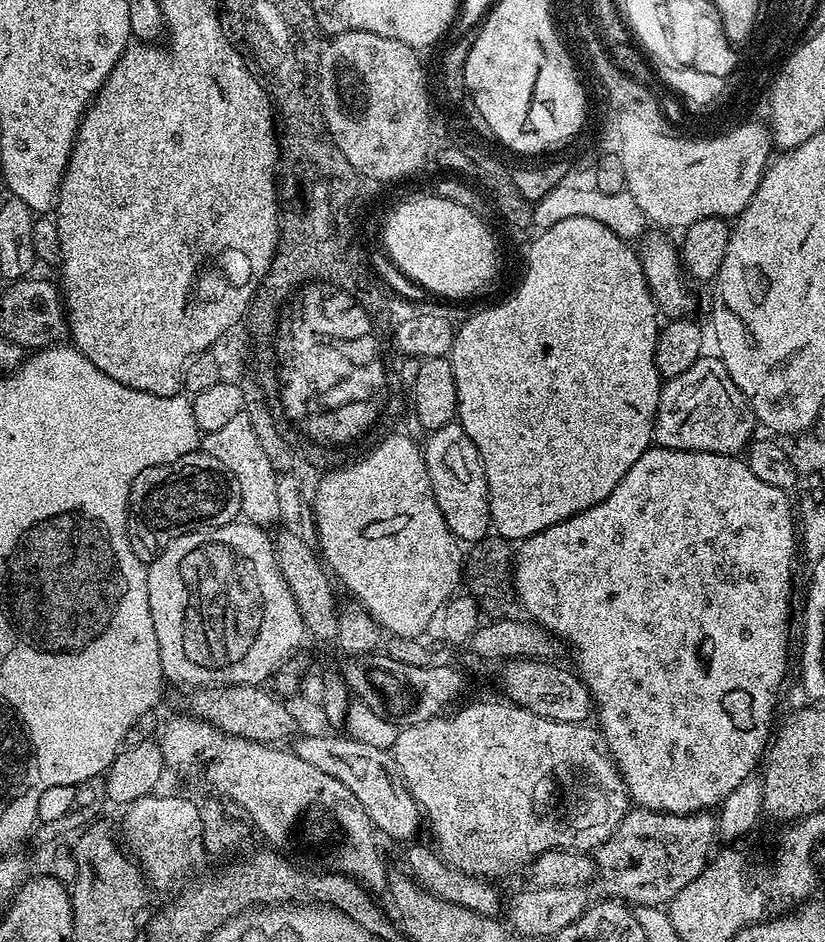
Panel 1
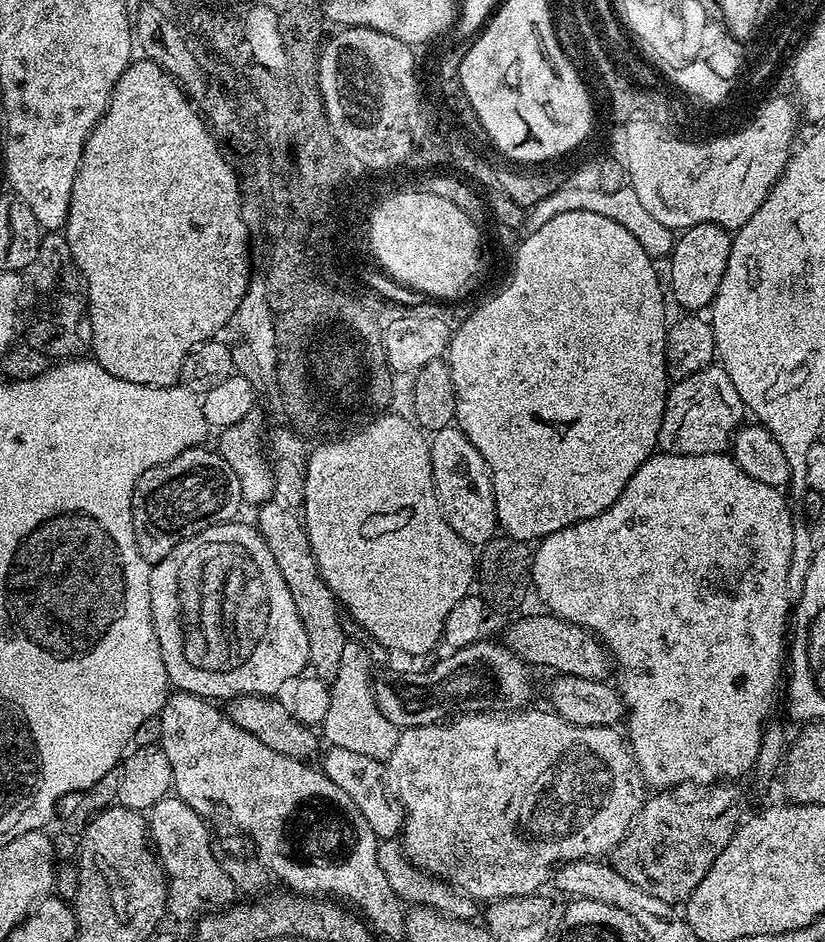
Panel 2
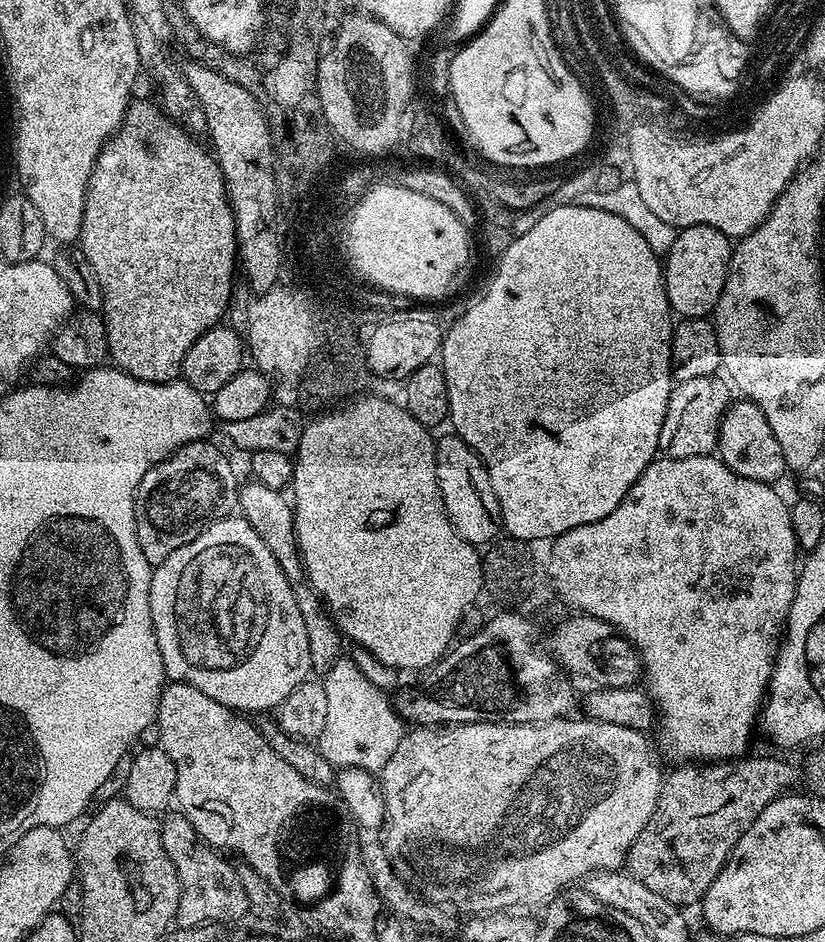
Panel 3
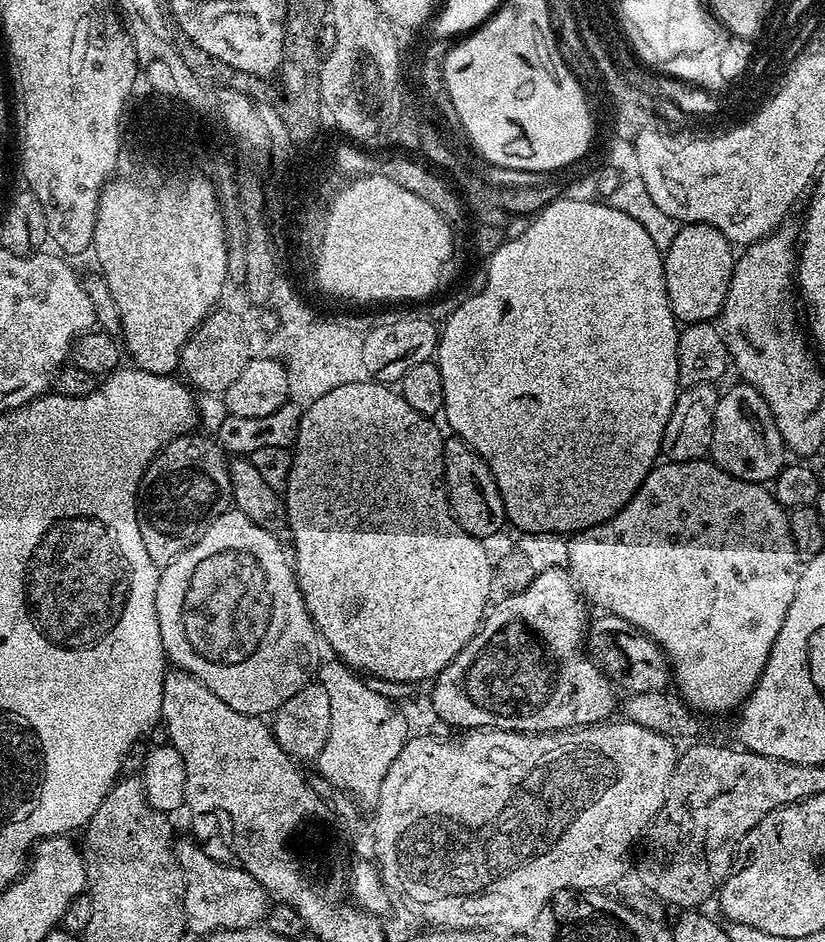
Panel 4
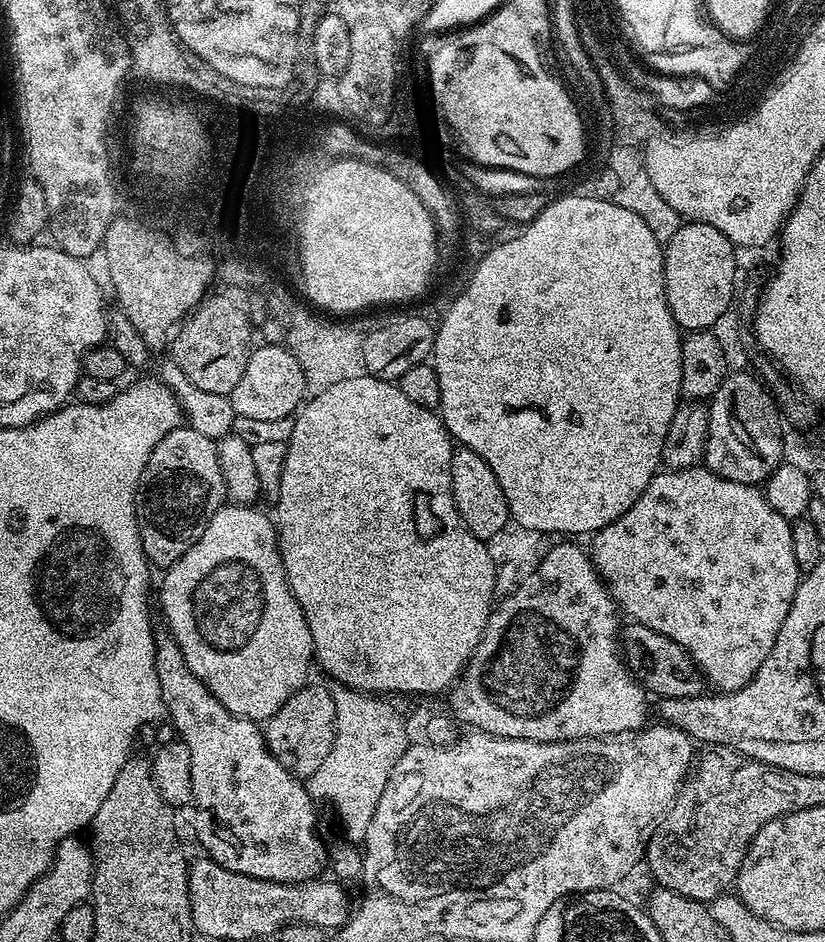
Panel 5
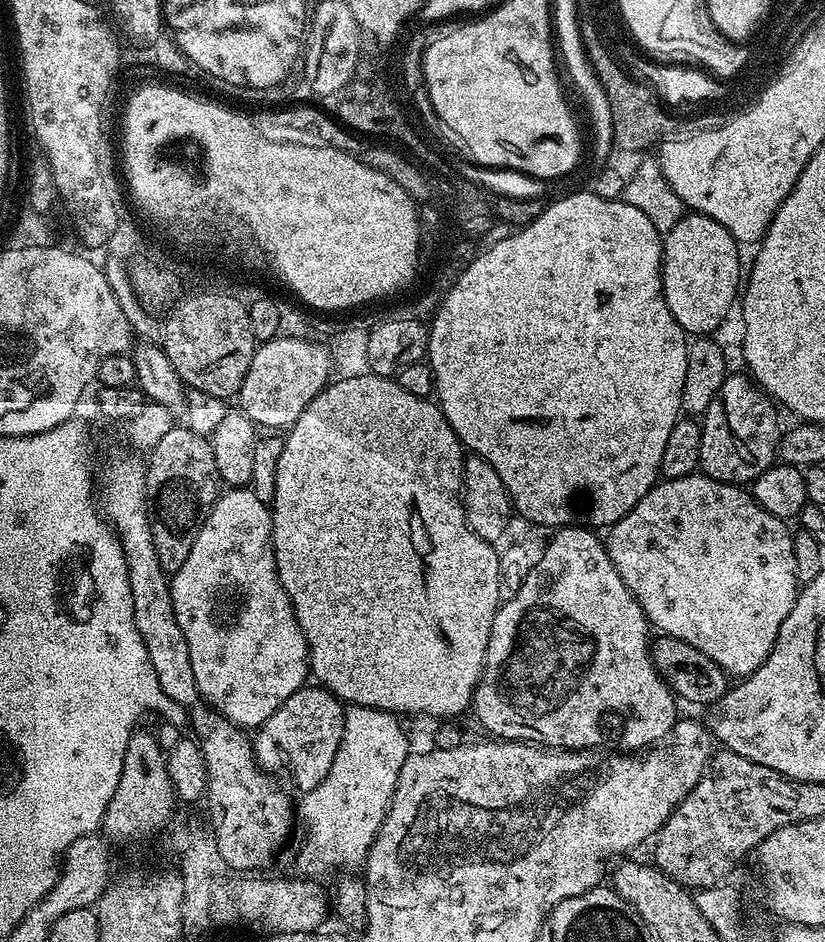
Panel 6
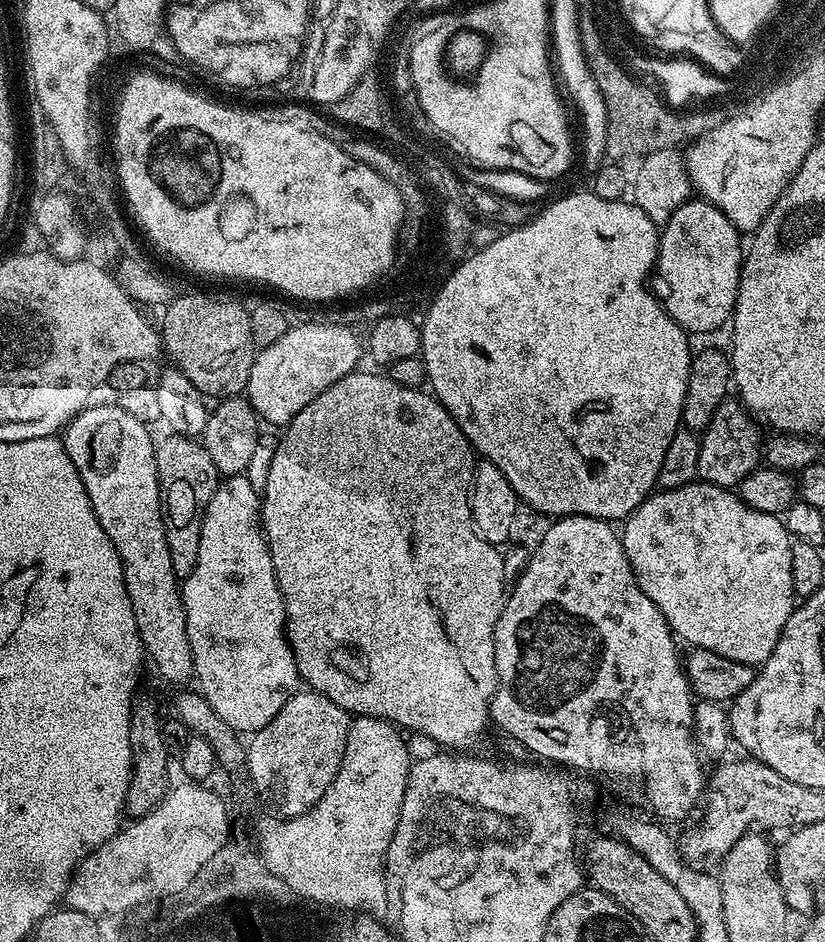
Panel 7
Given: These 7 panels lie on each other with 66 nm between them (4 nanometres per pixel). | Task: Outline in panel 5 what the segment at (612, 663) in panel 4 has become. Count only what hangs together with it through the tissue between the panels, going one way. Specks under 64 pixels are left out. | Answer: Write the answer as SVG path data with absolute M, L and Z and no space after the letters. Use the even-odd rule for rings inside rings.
M635 622L625 623L622 628L622 655L632 675L653 697L690 698L705 691L704 675L692 661L692 655L678 646L678 642L666 638L666 634L658 634L658 630L650 630Z

